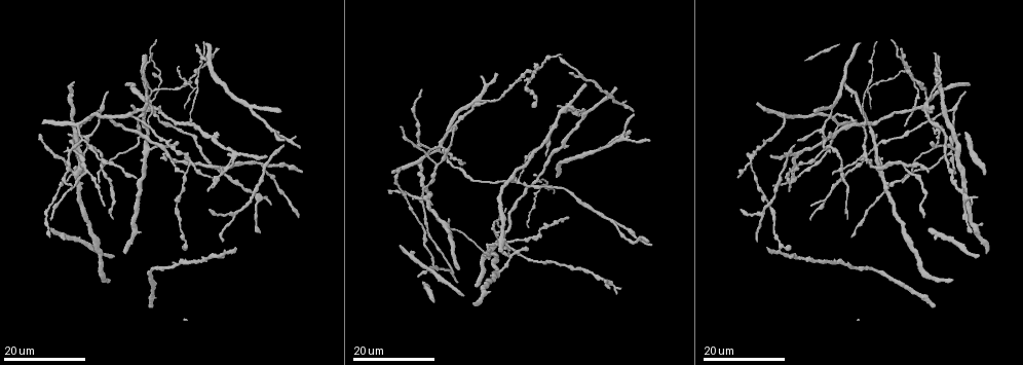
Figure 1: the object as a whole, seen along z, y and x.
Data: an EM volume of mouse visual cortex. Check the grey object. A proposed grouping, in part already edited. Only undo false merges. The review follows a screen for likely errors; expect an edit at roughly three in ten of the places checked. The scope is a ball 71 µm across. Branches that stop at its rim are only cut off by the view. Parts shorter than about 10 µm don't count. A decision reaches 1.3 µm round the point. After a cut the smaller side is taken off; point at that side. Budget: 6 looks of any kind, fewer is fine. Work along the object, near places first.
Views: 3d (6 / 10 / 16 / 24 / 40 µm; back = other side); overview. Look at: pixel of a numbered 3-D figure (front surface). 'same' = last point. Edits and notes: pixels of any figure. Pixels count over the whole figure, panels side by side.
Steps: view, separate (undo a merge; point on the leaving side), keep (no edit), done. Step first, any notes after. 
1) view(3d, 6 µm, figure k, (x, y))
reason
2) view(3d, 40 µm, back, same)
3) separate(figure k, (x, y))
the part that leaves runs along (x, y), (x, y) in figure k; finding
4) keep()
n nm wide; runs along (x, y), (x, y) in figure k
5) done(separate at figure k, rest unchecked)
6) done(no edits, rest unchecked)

view(3d, 24 µm, figure 1, (170, 155))
four arms meet

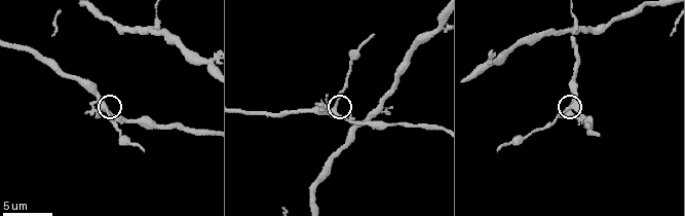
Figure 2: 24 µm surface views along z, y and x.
view(3d, 6 µm, figure 2, (570, 106))

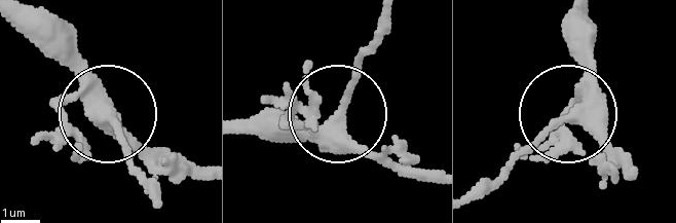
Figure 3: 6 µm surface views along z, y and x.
keep()
4 arms; runs along (19, 17), (153, 182) in figure 3; continuous, no second neuron

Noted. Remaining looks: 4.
view(3d, 16 µm, figure 2, (382, 106))
a fork

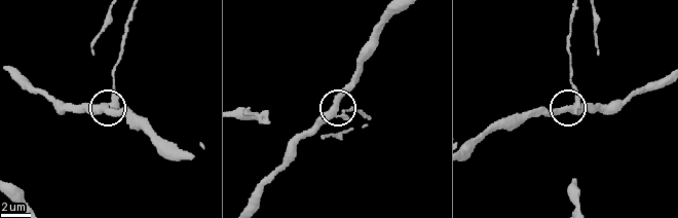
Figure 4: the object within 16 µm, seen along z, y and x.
view(3d, 6 µm, figure 4, (338, 111))

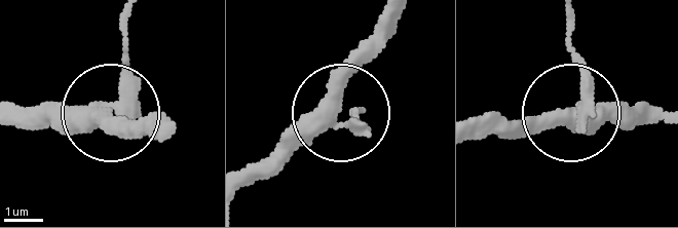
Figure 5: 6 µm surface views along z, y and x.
separate(figure 5, (125, 53))
3 arms; the part that leaves runs along (586, 107), (586, 71), (565, 22) in figure 5; a second neuron is stuck on

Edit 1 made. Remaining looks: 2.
view(3d, 24 µm, figure 1, (929, 102))
three-way junction

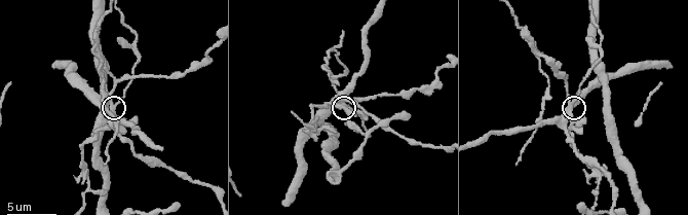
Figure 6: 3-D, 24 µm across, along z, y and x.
view(3d, 10 µm, figure 6, (113, 110))

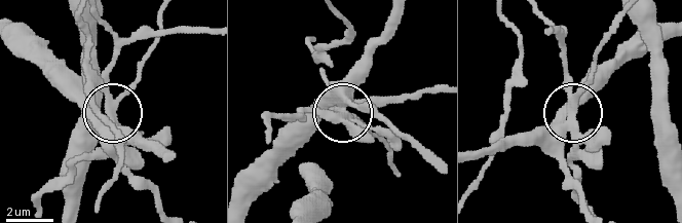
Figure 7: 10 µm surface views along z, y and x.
separate(figure 7, (102, 156))
260 nm wide; two neurons meet here

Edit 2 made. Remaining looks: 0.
done(separate at figure 5, separate at figure 7, rest unchecked)

